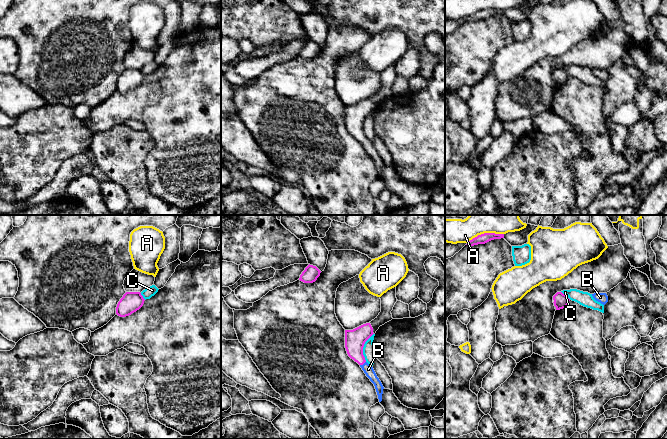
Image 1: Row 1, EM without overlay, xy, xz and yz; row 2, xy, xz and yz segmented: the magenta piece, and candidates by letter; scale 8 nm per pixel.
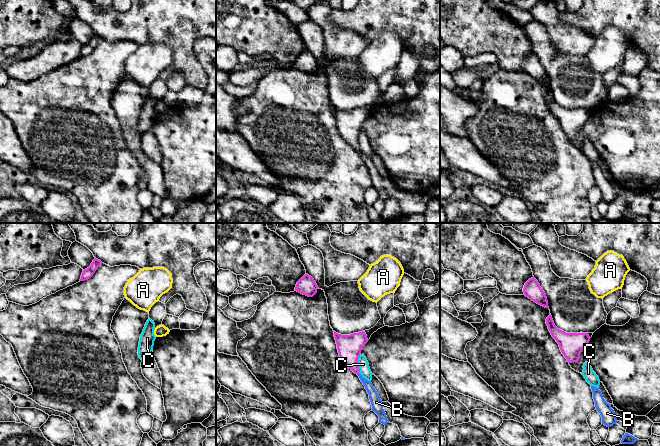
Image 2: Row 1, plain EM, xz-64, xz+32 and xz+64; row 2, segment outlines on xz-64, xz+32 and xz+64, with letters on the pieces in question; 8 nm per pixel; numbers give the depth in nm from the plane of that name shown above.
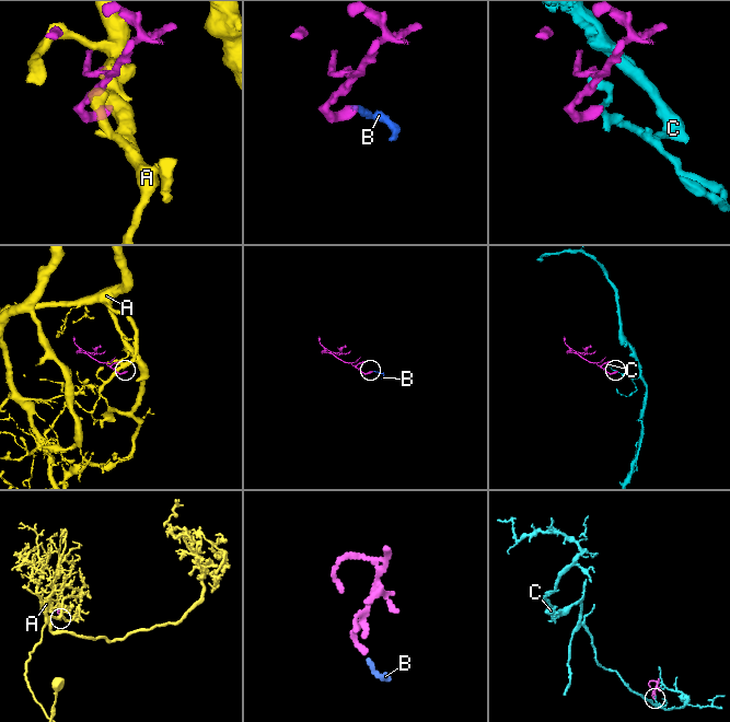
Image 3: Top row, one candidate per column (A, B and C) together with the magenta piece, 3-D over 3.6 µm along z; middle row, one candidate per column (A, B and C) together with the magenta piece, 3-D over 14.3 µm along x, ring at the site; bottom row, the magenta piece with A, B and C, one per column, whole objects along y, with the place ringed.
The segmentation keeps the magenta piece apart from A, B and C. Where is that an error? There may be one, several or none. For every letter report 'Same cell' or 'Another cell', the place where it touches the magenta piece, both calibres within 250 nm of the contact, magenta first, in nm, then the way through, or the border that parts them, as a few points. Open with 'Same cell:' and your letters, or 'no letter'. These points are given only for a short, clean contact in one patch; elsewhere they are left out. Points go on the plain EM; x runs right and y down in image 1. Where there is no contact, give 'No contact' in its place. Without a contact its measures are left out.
Same cell: B
A: Another cell. Touches magenta at yz (484, 9). Thickness 80 nm (magenta) against 160 nm. Boundary: yz (503, 9), (481, 9), (466, 18)
B: Same cell. Touches magenta at xz (362, 140). Thickness 160 nm (magenta) against 80 nm. Path across: xz (355, 115), (355, 128), (362, 140), (368, 145)
C: Another cell. Touches magenta at xz (363, 122). Thickness 160 nm (magenta) against 100 nm. Boundary: xz (373, 109), (363, 123), (365, 137)

